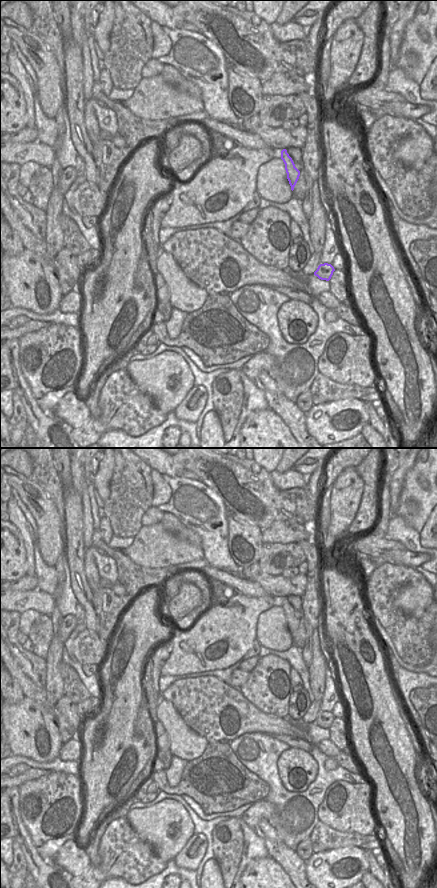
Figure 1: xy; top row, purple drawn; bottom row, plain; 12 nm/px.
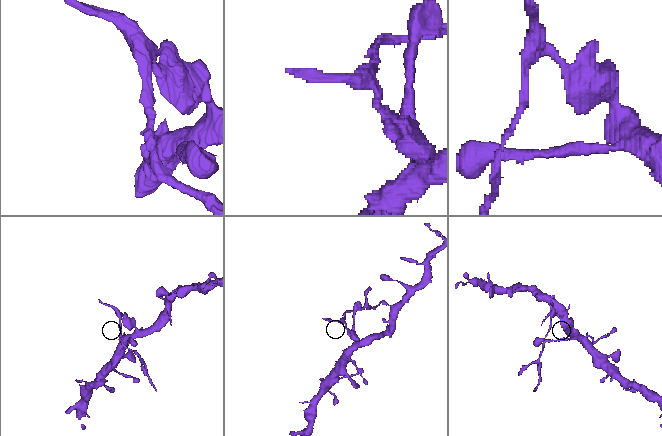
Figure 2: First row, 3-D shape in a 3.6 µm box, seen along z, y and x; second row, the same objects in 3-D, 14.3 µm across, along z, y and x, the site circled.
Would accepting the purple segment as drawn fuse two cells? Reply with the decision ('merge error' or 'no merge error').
merge error

